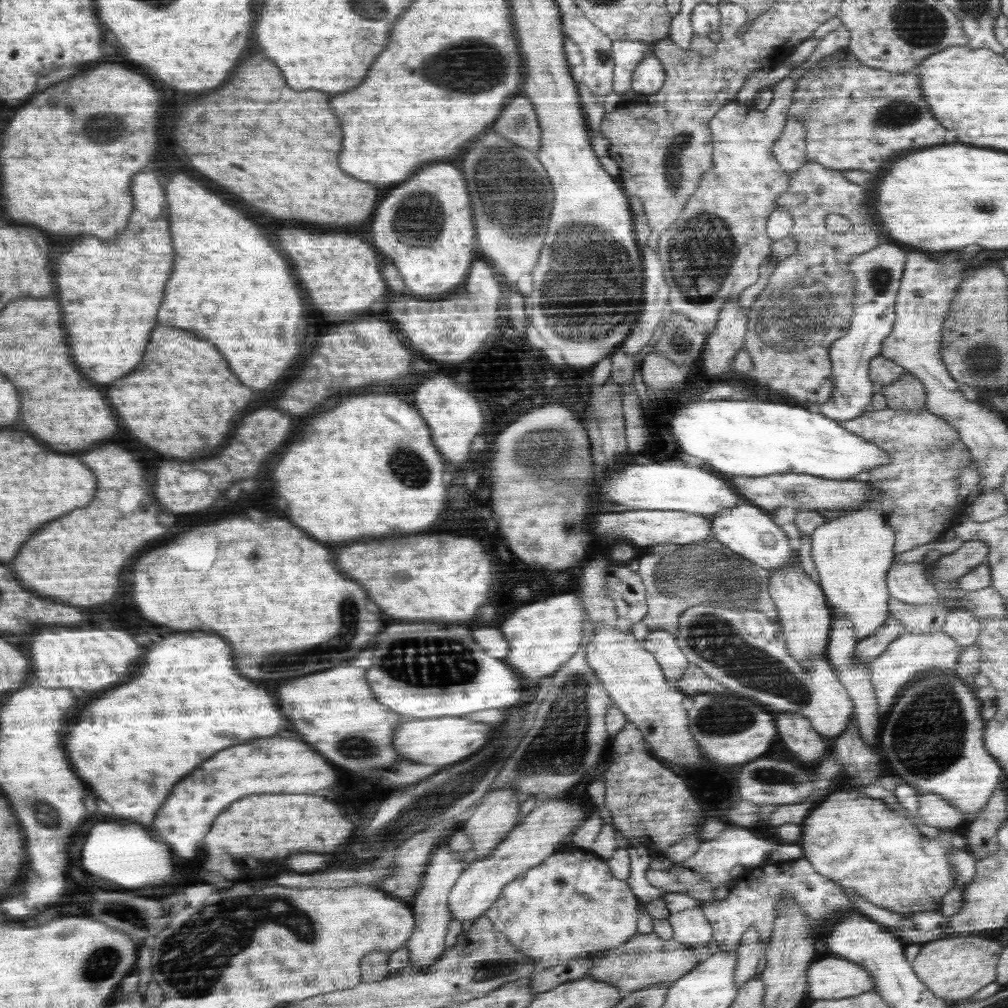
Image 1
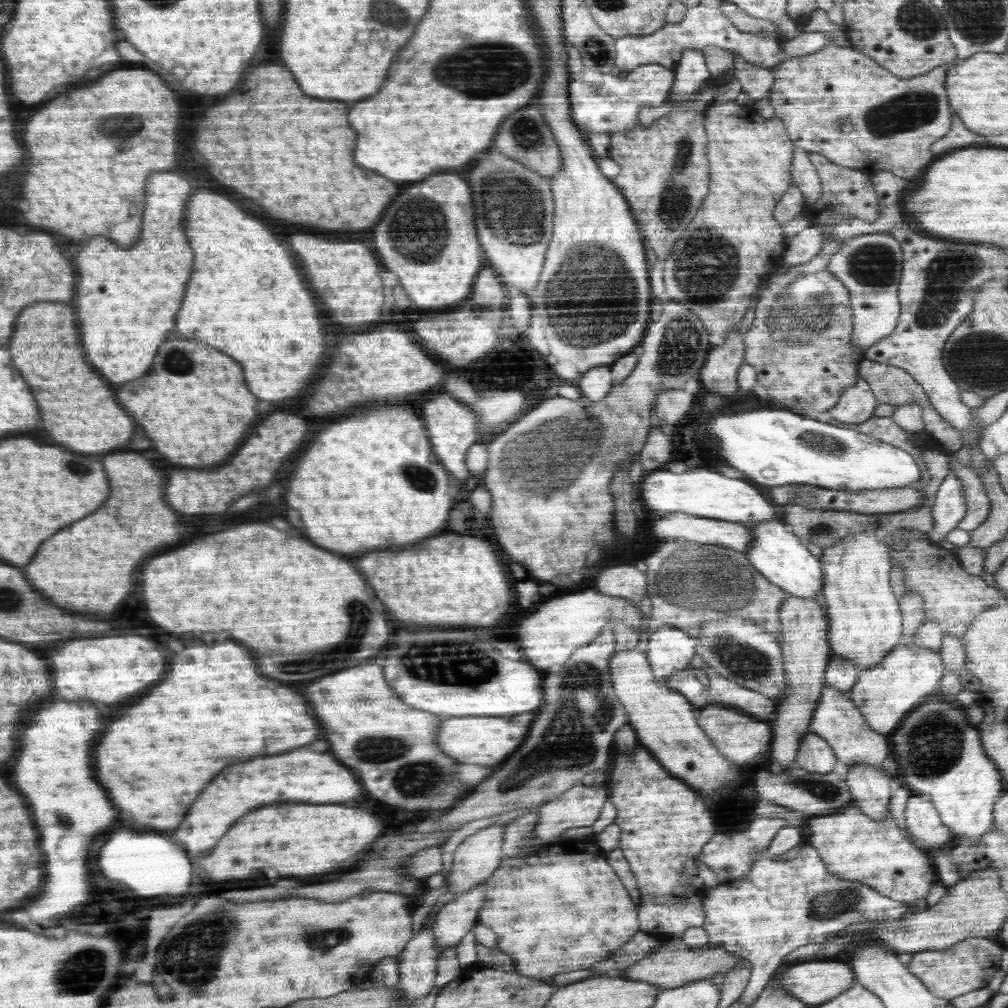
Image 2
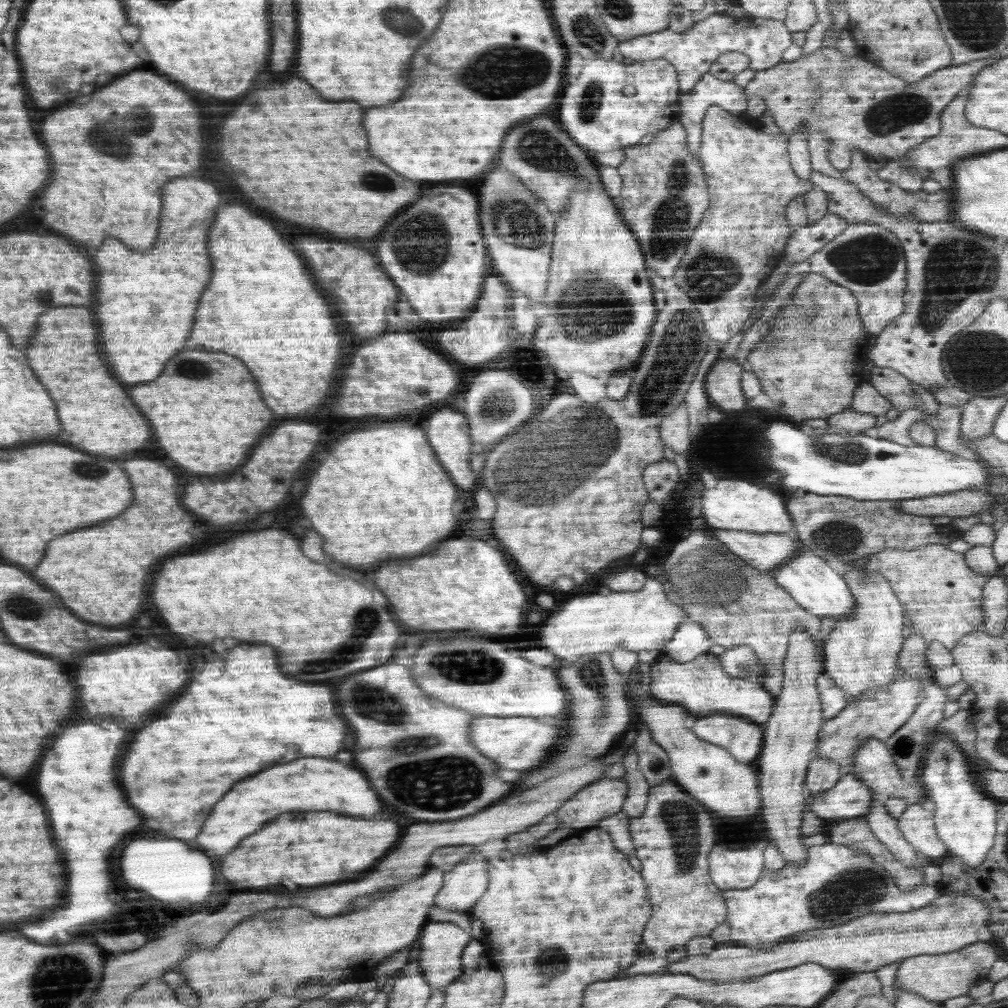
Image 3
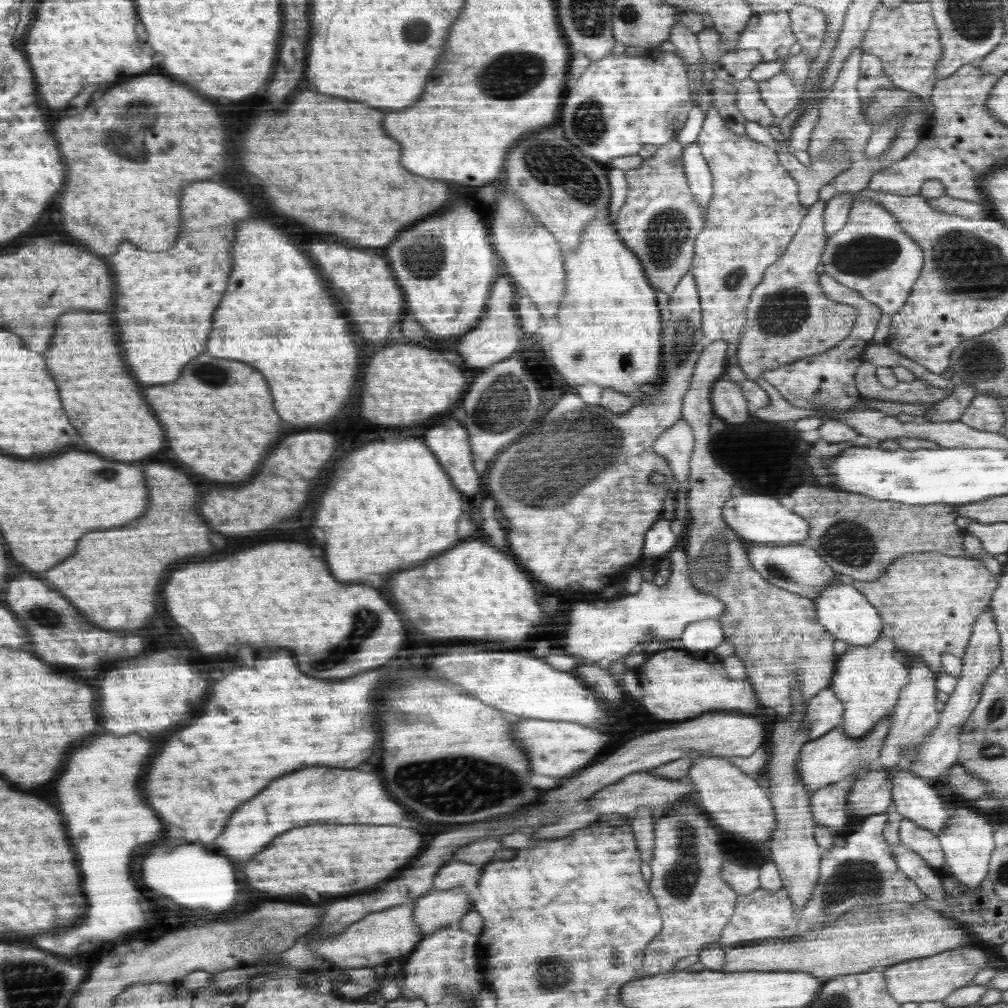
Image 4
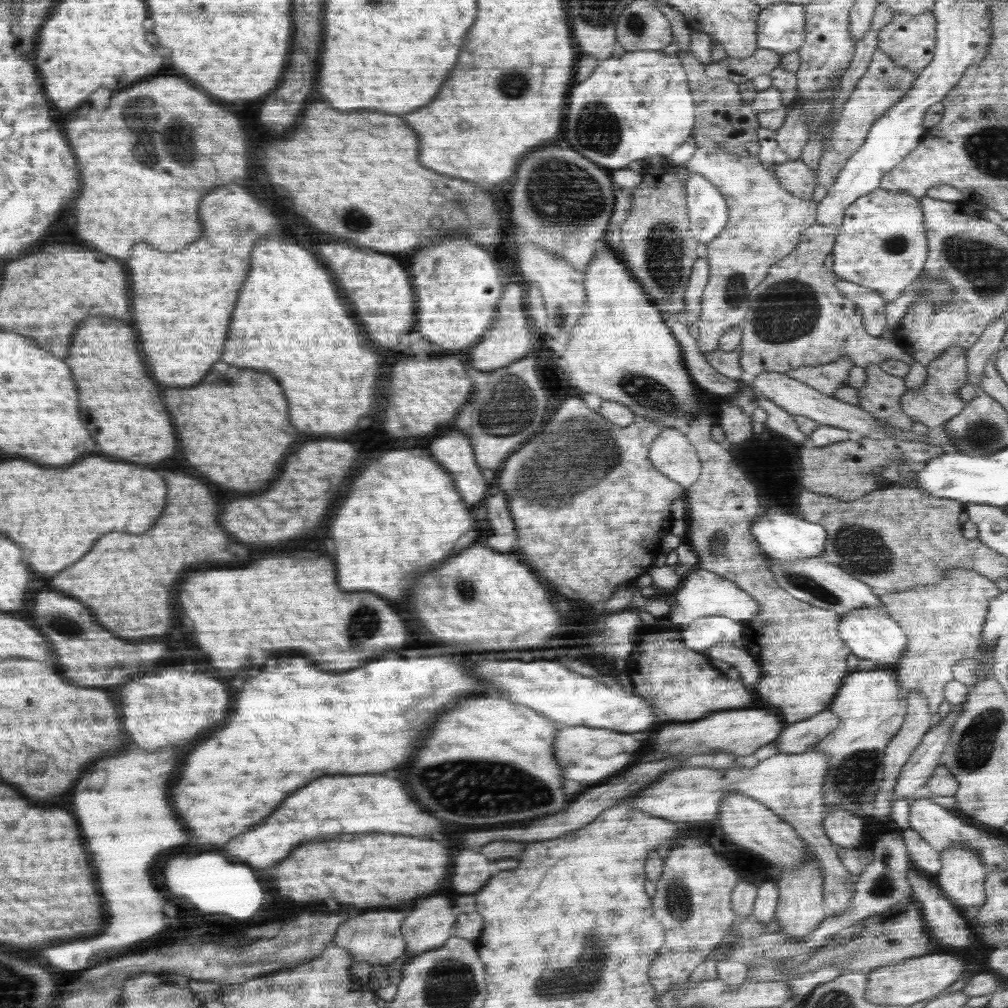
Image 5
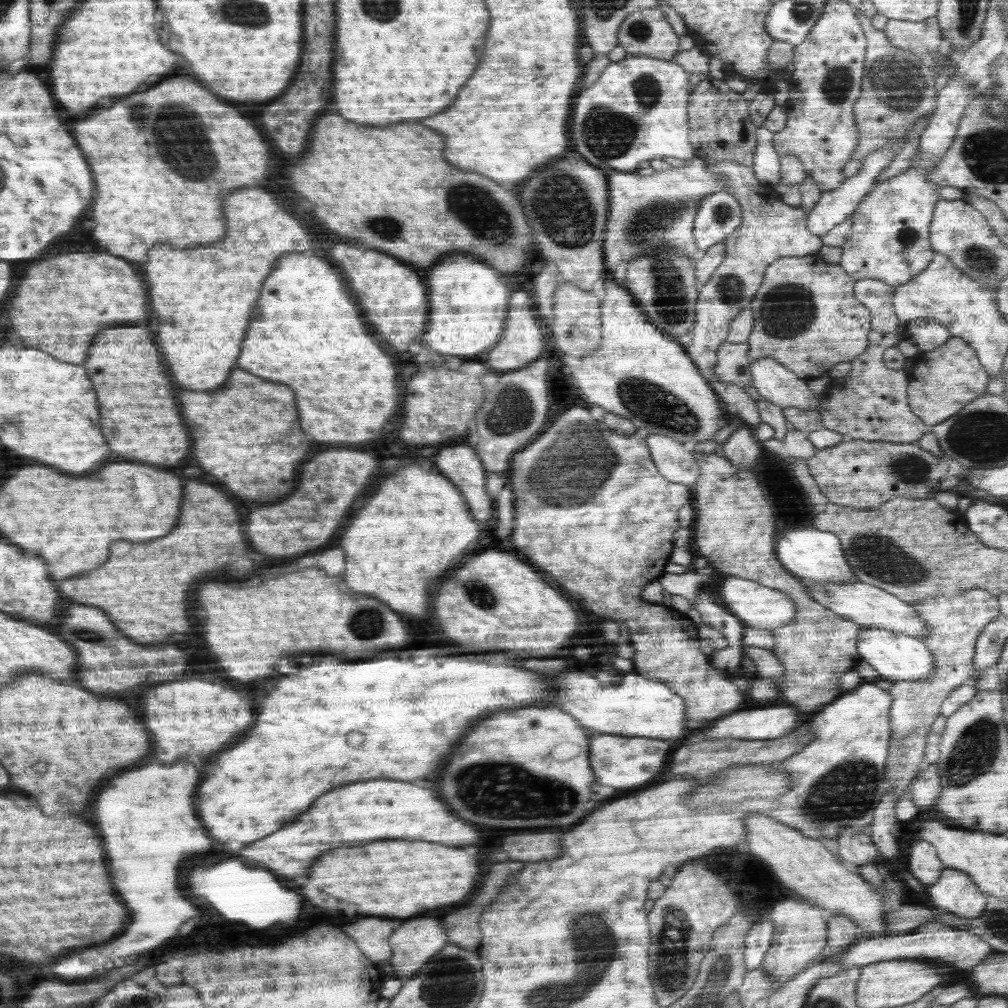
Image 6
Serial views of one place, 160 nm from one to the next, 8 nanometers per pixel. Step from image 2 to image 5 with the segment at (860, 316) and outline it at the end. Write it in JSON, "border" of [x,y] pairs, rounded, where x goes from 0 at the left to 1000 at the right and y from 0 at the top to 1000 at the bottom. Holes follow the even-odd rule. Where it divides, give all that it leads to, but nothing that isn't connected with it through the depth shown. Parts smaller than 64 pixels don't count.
{"border":[[[874,185],[864,191],[851,196],[839,208],[836,222],[831,226],[831,234],[825,247],[827,262],[825,268],[835,278],[861,285],[876,293],[880,301],[889,298],[914,274],[923,254],[923,243],[920,240],[919,213],[916,211],[912,196],[896,188],[877,188]]]}

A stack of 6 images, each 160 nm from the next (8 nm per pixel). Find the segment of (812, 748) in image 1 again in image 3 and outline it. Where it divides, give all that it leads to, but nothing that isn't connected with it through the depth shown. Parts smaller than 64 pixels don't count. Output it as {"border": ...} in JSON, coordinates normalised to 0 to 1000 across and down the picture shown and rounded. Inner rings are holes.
{"border":[[[808,746],[804,762],[801,764],[800,786],[806,791],[825,782],[837,768],[844,766],[843,761],[836,761],[821,753],[814,753],[812,746]]]}

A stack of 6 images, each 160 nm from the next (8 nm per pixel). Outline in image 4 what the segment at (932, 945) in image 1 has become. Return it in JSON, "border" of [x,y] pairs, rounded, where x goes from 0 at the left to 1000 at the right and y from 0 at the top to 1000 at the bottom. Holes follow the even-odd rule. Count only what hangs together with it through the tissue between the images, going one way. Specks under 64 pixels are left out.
{"border":[[[959,939],[937,943],[924,949],[912,950],[905,953],[897,953],[891,957],[879,959],[877,962],[877,974],[880,974],[880,982],[889,994],[929,994],[943,988],[948,981],[964,976],[968,967],[978,958],[978,946],[974,940]]]}

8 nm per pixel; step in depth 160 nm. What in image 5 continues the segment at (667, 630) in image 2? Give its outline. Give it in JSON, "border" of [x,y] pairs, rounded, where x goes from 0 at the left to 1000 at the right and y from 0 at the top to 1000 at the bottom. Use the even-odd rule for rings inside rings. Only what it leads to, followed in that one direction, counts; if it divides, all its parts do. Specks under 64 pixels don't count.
{"border":[[[702,611],[686,617],[676,628],[679,639],[688,647],[700,647],[700,643],[712,637],[728,637],[737,633],[740,625],[739,617],[729,616],[725,613]]]}

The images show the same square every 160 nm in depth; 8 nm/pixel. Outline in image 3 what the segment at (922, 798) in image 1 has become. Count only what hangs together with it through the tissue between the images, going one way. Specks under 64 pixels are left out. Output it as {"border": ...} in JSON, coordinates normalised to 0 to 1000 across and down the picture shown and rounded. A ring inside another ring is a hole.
{"border":[[[923,798],[900,799],[891,812],[896,831],[924,855],[933,856],[939,850],[939,842],[931,831],[926,803]]]}

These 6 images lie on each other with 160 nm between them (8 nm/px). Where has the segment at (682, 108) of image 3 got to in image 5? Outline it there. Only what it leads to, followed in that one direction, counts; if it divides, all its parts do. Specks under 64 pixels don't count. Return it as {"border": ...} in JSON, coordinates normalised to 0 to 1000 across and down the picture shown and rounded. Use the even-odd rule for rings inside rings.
{"border":[[[681,170],[685,227],[690,230],[688,236],[694,236],[696,242],[702,242],[713,234],[718,224],[721,224],[724,205],[717,191],[701,177],[688,170]]]}

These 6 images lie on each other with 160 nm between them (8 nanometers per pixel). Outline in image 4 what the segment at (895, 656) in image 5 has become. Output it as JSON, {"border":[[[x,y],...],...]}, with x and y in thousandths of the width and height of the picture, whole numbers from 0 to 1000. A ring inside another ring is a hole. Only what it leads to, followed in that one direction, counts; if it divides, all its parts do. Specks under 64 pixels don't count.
{"border":[[[839,576],[821,580],[808,595],[809,608],[812,616],[821,626],[829,630],[829,633],[838,636],[845,641],[863,641],[867,639],[873,630],[877,630],[875,611],[859,590],[855,589],[849,582]]]}

